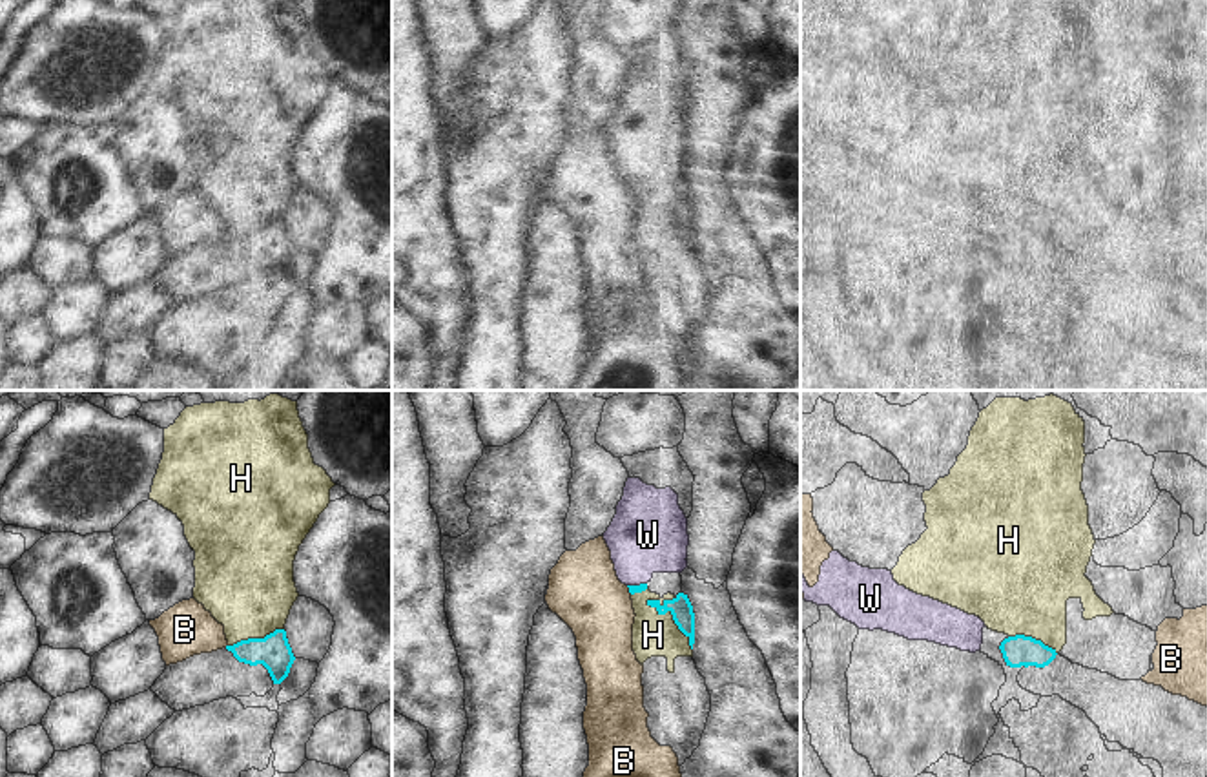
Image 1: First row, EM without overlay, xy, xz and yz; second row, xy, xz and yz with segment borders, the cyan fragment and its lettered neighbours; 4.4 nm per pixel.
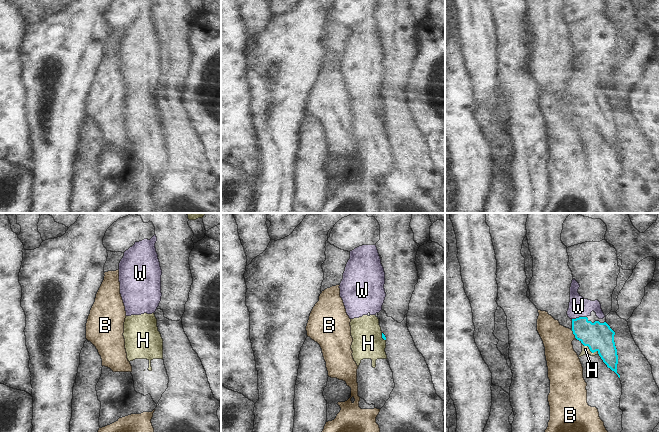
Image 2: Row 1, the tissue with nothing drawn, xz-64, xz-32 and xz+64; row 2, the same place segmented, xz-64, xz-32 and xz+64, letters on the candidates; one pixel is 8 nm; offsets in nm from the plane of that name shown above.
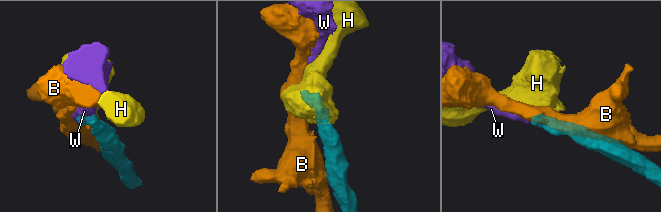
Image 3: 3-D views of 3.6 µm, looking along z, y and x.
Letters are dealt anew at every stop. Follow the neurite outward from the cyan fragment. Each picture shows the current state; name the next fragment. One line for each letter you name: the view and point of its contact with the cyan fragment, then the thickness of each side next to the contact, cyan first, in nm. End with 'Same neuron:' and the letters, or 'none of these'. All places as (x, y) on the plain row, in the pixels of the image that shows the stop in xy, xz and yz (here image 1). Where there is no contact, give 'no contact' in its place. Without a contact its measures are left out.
W: xz (637, 177) | 40/340 nm
Same neuron: W

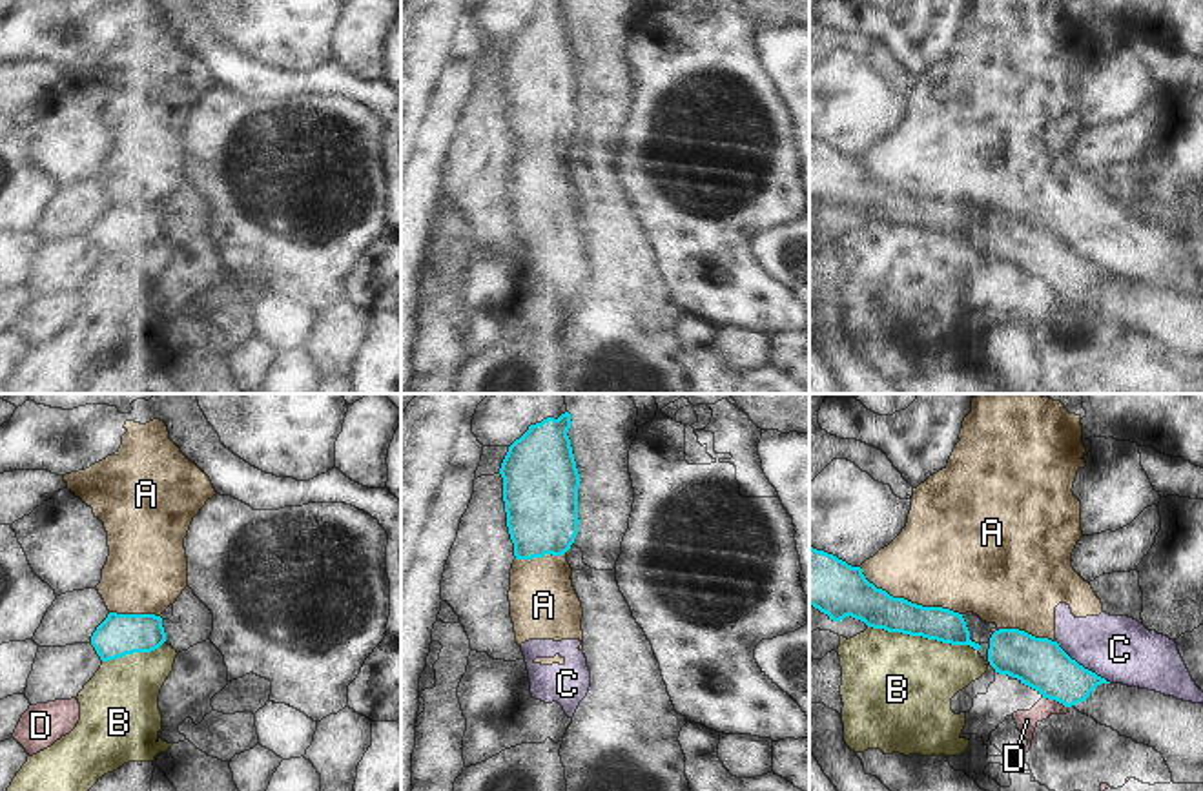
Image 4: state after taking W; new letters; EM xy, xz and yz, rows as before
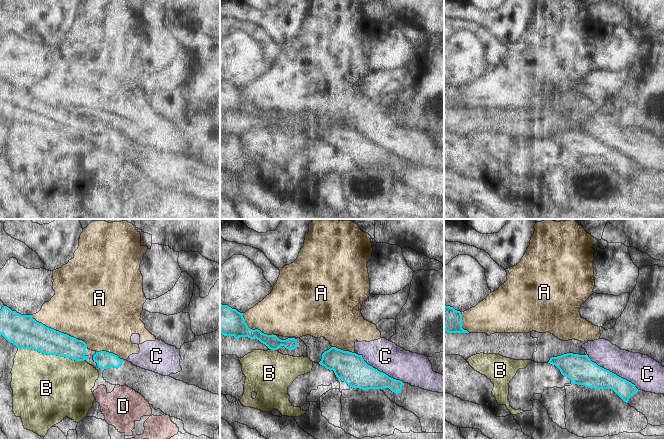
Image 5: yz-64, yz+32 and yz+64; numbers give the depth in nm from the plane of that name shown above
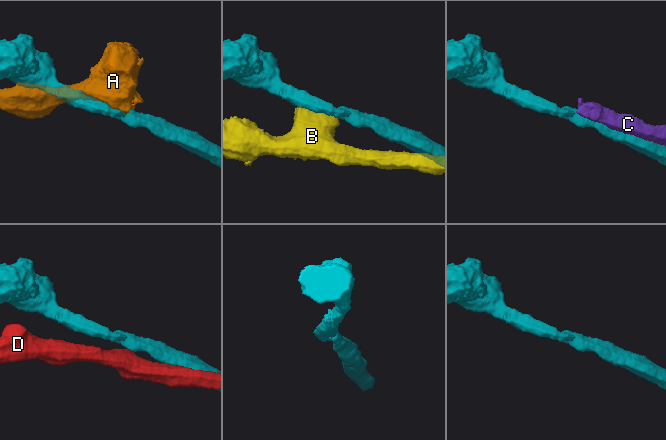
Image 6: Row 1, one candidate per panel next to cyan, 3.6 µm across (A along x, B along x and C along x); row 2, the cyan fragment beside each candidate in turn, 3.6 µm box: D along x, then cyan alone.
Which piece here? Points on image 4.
Same neuron: none of these

